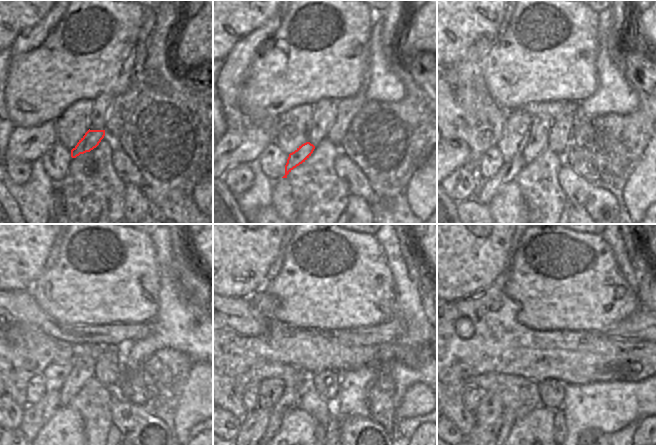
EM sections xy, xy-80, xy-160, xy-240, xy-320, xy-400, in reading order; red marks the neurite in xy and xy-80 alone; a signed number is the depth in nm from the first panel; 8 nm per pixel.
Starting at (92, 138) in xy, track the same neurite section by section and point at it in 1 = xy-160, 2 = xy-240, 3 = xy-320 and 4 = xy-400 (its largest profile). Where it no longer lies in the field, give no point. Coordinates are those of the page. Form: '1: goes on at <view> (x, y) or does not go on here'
1: goes on at xy-160 (508, 172)
2: goes on at xy-240 (36, 416)
3: goes on at xy-320 (254, 427)
4: goes on at xy-400 (477, 427)

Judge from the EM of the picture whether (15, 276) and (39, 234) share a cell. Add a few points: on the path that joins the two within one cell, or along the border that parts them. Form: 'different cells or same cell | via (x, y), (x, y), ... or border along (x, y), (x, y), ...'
same cell | via (15, 266), (15, 262), (33, 244)

